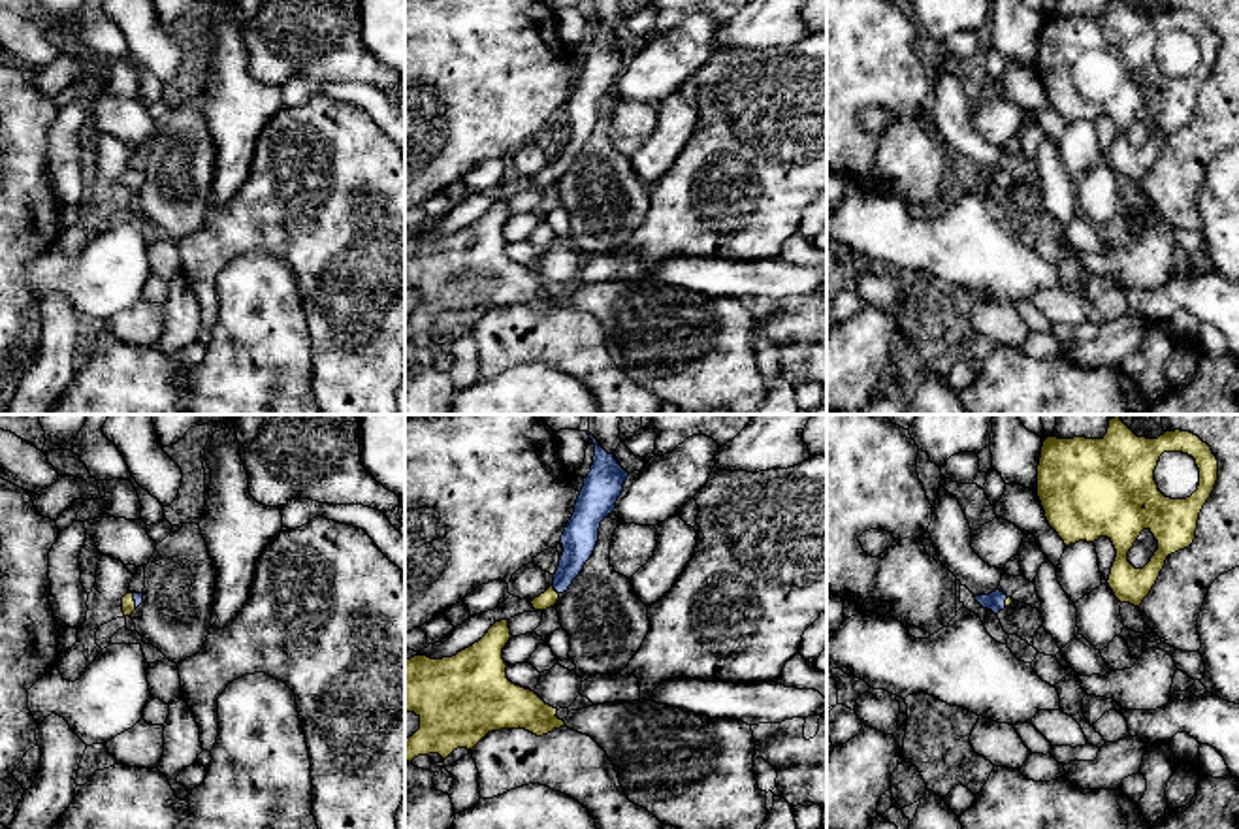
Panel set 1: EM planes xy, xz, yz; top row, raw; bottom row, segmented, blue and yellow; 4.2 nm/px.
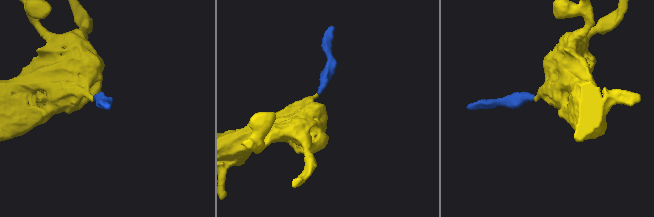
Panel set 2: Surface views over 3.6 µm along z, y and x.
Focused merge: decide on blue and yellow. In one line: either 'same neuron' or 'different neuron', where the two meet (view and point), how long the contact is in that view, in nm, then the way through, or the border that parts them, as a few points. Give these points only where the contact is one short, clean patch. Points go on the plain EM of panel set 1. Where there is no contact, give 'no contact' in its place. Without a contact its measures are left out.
same neuron; contact xz (554, 166); length 50 nm; way xz (579, 117), (575, 136), (554, 166), (547, 178)

